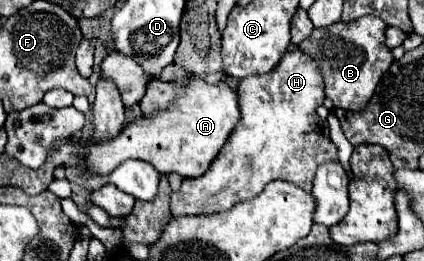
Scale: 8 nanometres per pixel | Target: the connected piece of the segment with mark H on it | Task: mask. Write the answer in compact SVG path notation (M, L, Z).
M301 49L287 51L285 57L281 57L281 61L275 65L275 69L265 75L253 75L253 77L239 79L235 91L239 97L241 119L237 121L233 133L229 135L225 147L221 149L221 153L217 155L217 161L213 161L209 171L197 179L183 179L181 189L171 195L173 217L227 211L235 203L255 197L257 193L263 191L263 187L269 181L275 181L275 179L289 181L297 187L301 187L303 191L311 193L311 185L313 185L317 167L325 161L339 161L337 147L329 139L329 125L325 119L317 117L317 113L315 113L315 107L319 107L325 99L323 87L325 87L325 83L323 83L321 71L317 69L317 63L313 59L309 59L309 55L303 53Z

